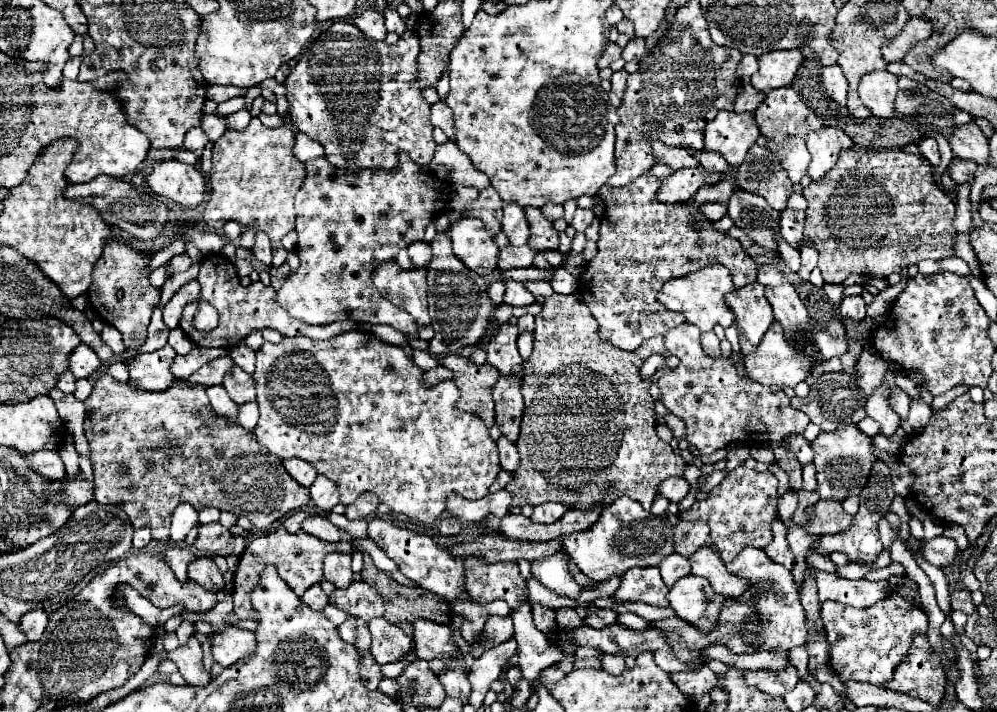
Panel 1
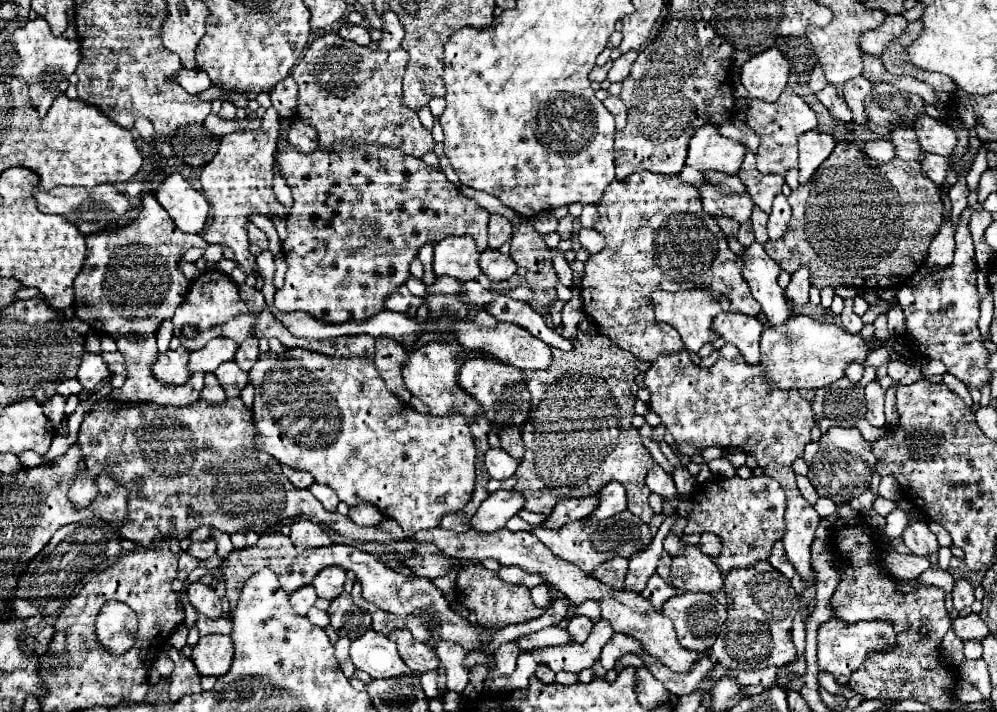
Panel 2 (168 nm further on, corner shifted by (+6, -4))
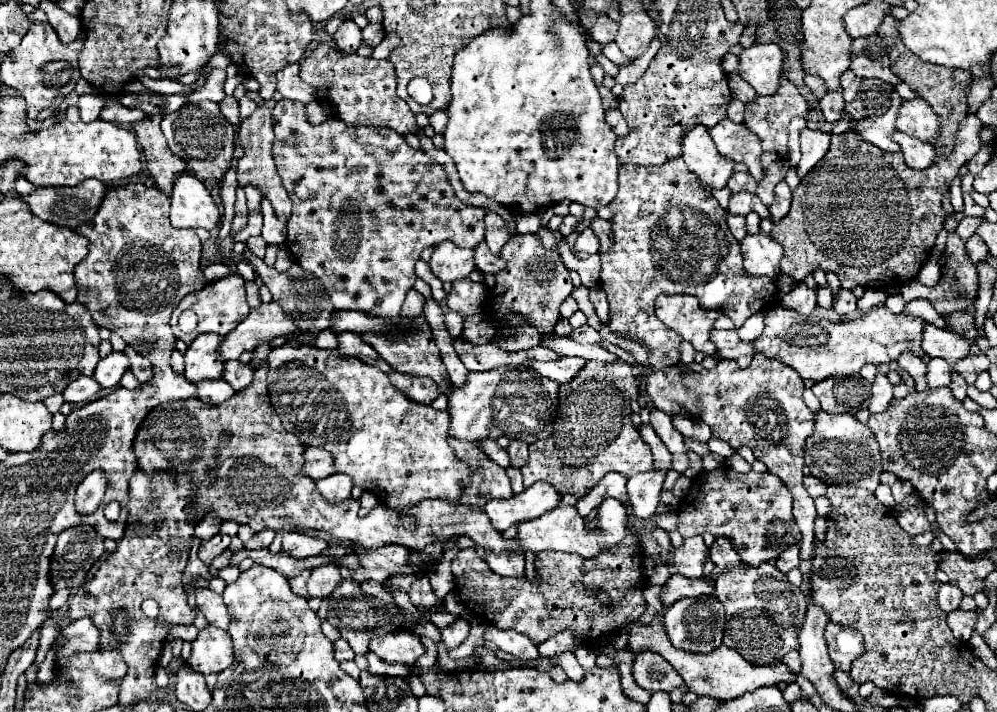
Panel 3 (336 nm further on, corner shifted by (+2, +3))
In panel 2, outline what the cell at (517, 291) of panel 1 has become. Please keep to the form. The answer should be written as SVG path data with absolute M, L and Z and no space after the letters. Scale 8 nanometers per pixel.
M499 296L497 300L493 300L489 306L485 306L499 322L511 322L511 324L519 324L523 328L527 328L533 336L541 338L545 344L551 344L559 350L571 350L571 342L565 340L563 336L559 336L553 328L549 328L543 320L543 316L539 316L539 312L535 312L529 304L513 300L509 296Z

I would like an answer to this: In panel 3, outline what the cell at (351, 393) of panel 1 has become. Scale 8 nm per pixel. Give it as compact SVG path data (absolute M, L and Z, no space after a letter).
M291 341L271 349L267 383L271 405L281 417L283 427L297 435L303 445L327 449L335 457L337 473L351 475L355 485L363 491L371 491L379 503L395 509L401 515L405 529L417 529L415 519L405 515L409 505L423 499L459 501L471 479L471 469L455 457L455 451L447 443L449 413L407 399L391 385L389 377L373 365L361 363L355 357L339 355L337 349L307 347Z

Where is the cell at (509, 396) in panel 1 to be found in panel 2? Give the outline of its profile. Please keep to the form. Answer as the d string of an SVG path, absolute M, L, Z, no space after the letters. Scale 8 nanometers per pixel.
M501 426L497 428L497 436L501 442L501 448L505 452L509 452L515 460L523 458L523 440L521 440L521 432L517 426Z

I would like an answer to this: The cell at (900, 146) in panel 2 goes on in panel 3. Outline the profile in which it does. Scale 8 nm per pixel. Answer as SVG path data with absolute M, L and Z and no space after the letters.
M891 107L881 117L867 117L863 121L853 121L847 113L843 113L843 117L833 125L831 135L847 133L849 129L853 129L855 133L859 133L863 141L879 147L881 151L899 151L899 145L891 141L891 135L897 131L895 117L897 117L897 107Z

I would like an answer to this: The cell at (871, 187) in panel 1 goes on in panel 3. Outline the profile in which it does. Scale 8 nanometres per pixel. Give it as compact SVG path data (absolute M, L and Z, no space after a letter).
M969 115L963 125L959 125L953 153L949 157L939 157L939 161L925 171L909 169L903 165L903 153L883 153L853 133L835 135L823 161L819 161L819 165L815 165L815 169L811 169L793 191L793 203L787 217L773 223L771 237L783 245L781 273L803 281L813 273L813 269L821 267L825 273L835 273L843 289L855 289L859 285L871 289L893 289L915 279L931 255L935 239L945 223L945 211L941 207L943 193L951 185L959 167L981 149L979 129L981 121L975 115Z

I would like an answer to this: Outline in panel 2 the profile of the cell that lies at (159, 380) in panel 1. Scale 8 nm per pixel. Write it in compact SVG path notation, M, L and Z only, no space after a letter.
M179 346L177 350L161 352L157 360L151 364L153 376L161 384L173 384L173 386L185 384L187 378L191 376L191 372L187 370L187 356L189 356L189 350L183 346Z

